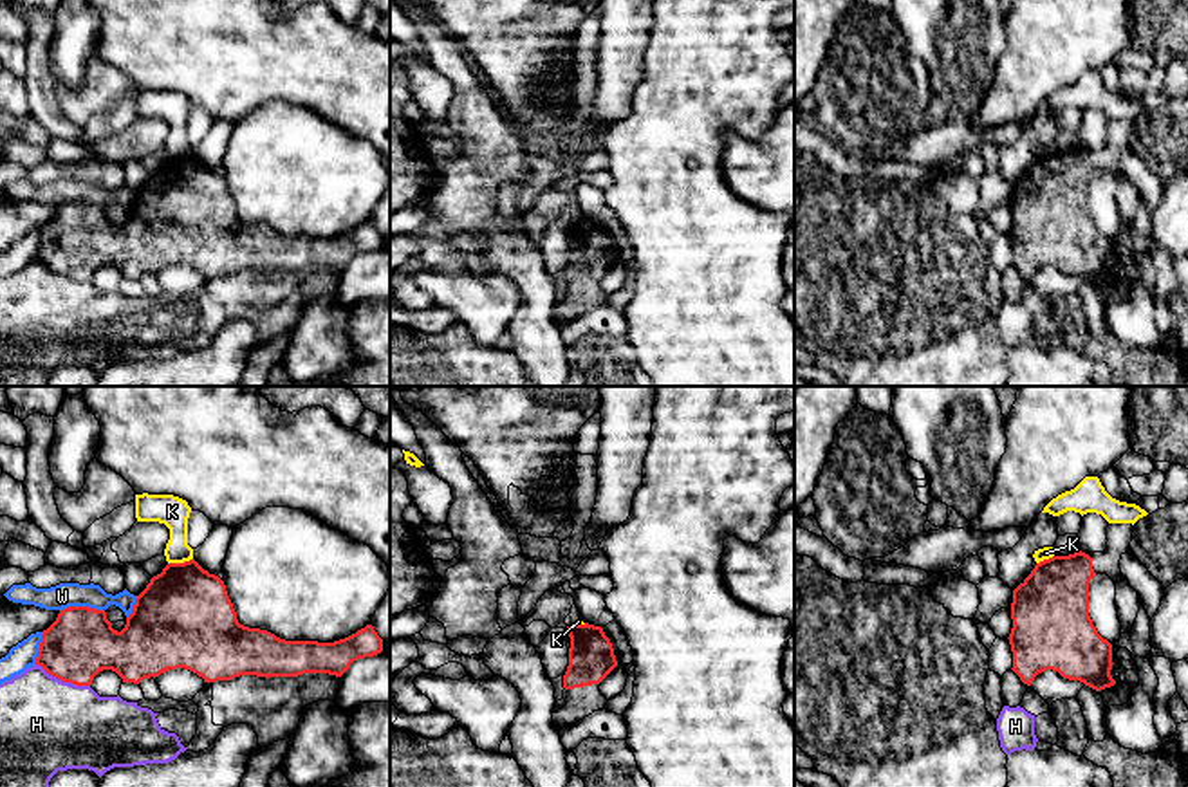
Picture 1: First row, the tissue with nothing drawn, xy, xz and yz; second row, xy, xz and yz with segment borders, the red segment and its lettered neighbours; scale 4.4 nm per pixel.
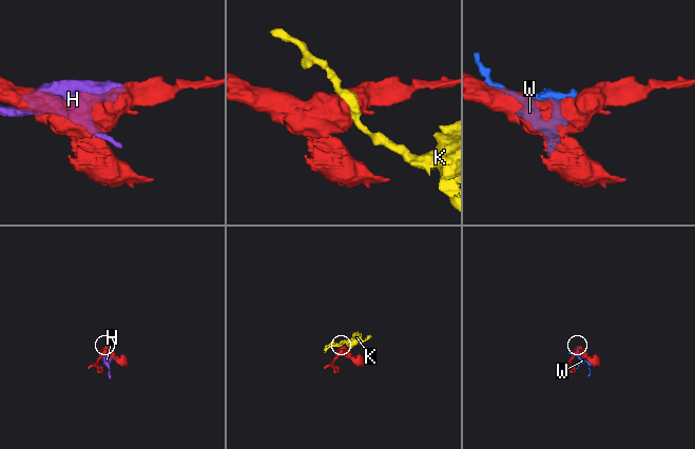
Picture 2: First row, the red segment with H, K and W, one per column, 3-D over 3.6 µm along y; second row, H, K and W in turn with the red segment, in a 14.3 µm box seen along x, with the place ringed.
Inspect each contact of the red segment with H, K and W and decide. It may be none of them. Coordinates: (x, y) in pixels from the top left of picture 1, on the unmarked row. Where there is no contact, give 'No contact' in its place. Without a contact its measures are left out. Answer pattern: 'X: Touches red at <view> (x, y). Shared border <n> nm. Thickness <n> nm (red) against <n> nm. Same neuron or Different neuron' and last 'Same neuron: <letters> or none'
H: Touches red at xy (64, 277). Shared border 260 nm. Thickness 300 nm (red) against 420 nm. Different neuron
K: Touches red at xy (179, 159). Shared border 110 nm. Thickness 440 nm (red) against 140 nm. Different neuron
W: Touches red at xy (82, 203). Shared border 200 nm. Thickness 300 nm (red) against 110 nm. Different neuron
Same neuron: none

